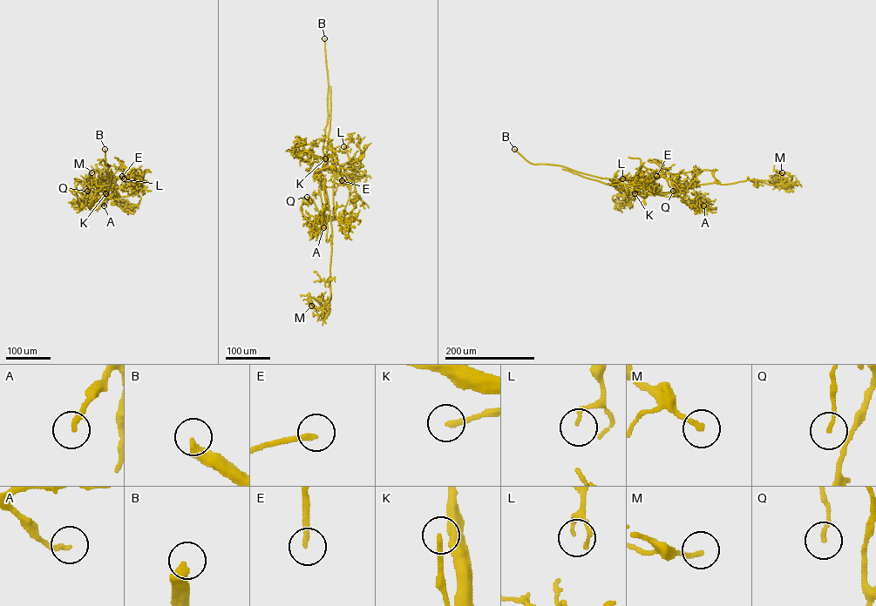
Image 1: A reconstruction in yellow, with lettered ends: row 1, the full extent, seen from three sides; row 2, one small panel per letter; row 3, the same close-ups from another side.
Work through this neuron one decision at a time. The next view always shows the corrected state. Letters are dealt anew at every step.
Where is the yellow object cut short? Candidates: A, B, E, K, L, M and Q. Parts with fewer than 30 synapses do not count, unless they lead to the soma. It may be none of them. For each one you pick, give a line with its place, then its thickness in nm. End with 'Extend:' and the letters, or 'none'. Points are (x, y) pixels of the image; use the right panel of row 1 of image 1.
B: (514, 149) | 440 nm
E: (656, 176) | 200 nm
K: (634, 193) | 200 nm
Extend: B, E, K

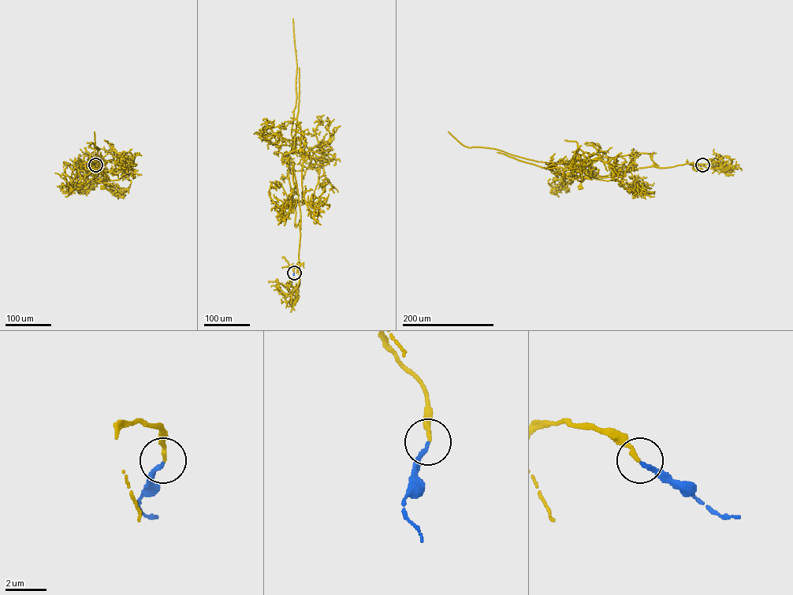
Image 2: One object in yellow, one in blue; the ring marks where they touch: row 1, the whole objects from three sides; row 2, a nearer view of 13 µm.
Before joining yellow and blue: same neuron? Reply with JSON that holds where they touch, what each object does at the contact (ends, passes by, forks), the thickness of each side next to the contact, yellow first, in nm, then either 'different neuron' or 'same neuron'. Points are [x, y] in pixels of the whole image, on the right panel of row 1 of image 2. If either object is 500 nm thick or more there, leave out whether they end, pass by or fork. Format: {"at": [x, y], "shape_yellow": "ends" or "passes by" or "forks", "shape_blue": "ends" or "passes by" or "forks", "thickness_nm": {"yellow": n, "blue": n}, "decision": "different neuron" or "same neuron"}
{"at": [702, 165], "shape_yellow": "ends", "shape_blue": "ends", "thickness_nm": {"yellow": 200, "blue": 180}, "decision": "same neuron"}

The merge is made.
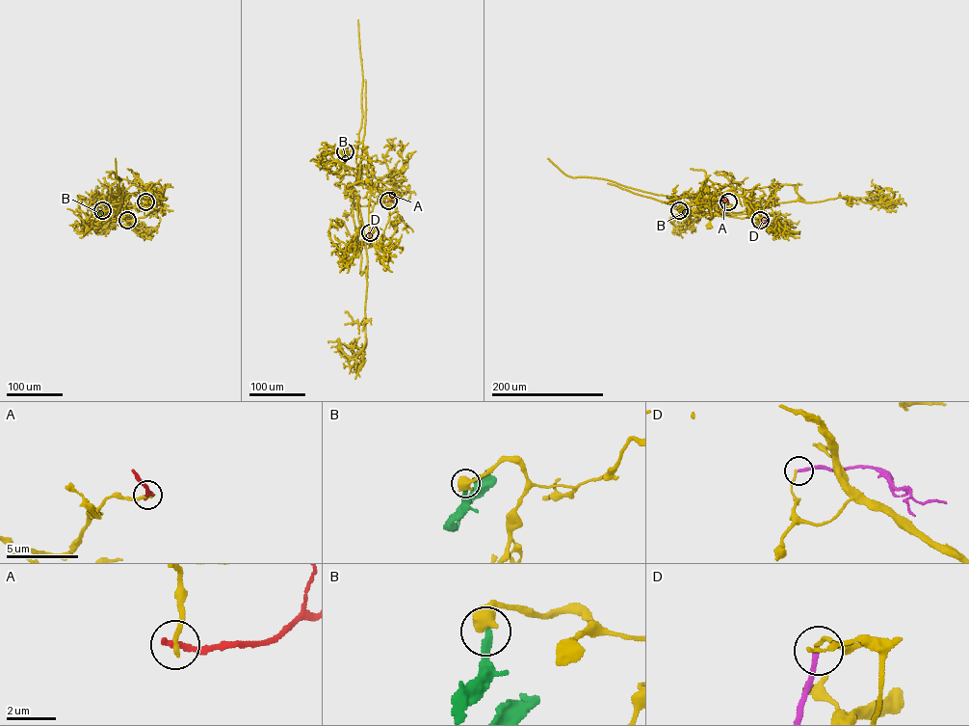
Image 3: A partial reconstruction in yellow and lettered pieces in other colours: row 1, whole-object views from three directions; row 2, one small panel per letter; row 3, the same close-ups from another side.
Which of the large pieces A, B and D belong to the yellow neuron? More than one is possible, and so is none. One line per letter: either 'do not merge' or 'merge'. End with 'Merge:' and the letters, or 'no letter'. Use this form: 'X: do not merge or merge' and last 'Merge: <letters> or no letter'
A: do not merge
B: do not merge
D: do not merge
Merge: no letter

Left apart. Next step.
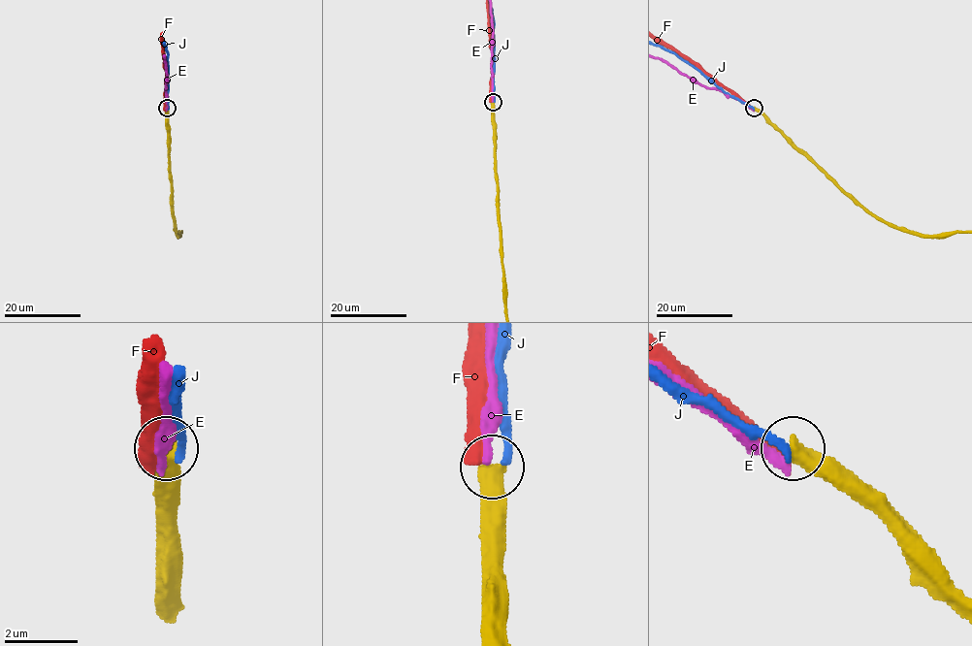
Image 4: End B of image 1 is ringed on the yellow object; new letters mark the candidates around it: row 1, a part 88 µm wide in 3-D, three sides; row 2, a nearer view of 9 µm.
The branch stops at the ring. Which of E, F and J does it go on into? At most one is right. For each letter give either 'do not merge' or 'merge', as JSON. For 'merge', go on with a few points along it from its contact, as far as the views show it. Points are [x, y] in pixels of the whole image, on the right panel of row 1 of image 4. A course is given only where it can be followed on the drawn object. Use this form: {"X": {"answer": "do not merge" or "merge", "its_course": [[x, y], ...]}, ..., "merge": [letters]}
{"E": {"answer": "do not merge"}, "F": {"answer": "do not merge"}, "J": {"answer": "do not merge"}, "merge": []}

